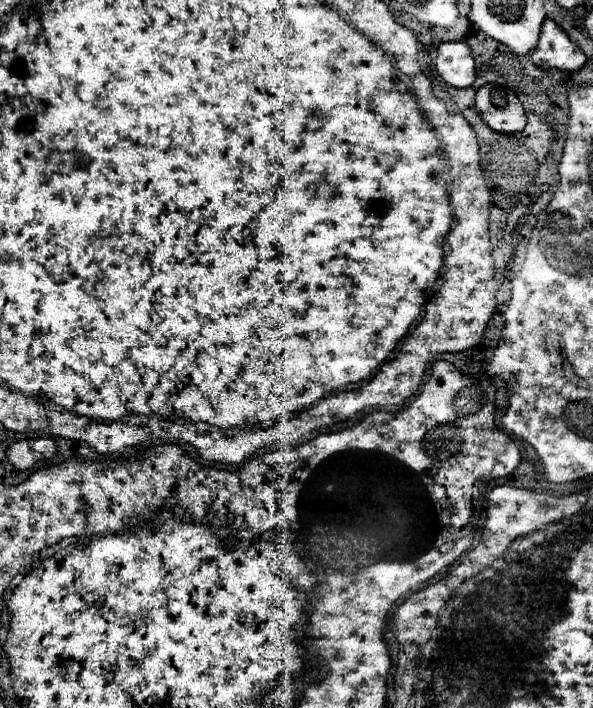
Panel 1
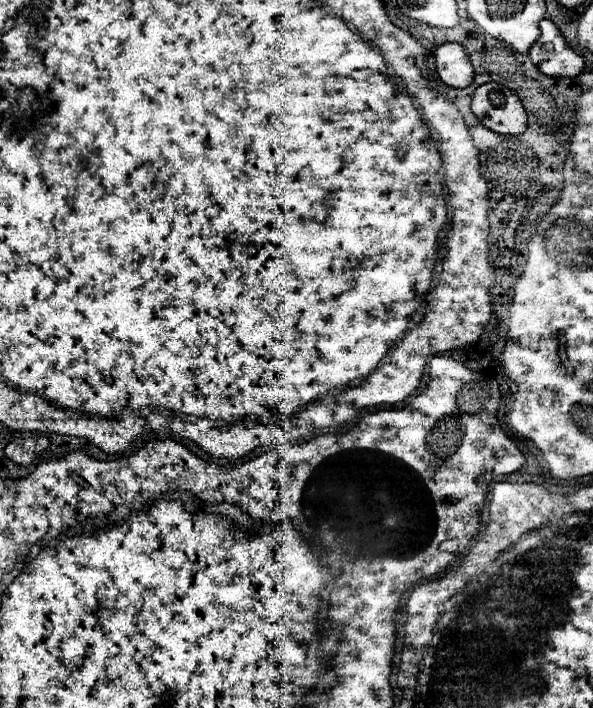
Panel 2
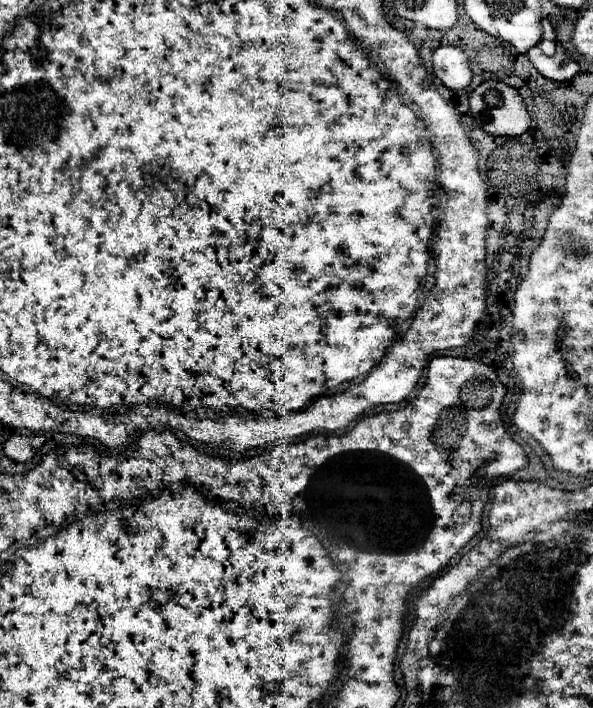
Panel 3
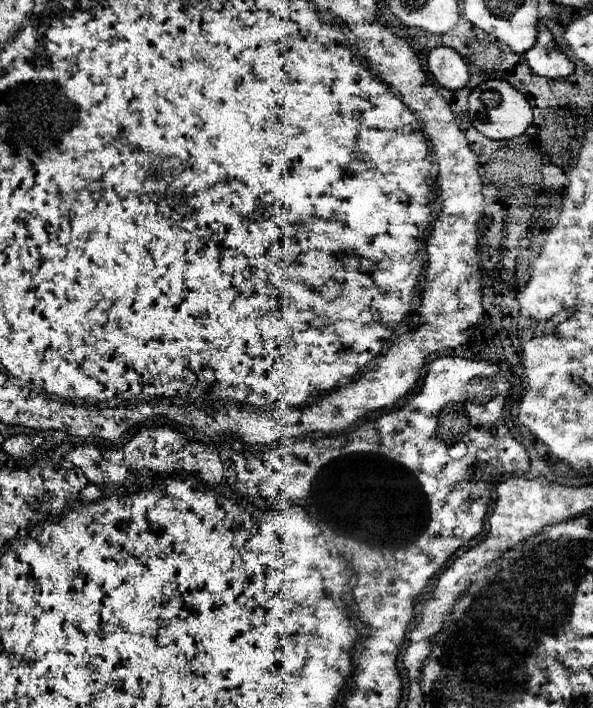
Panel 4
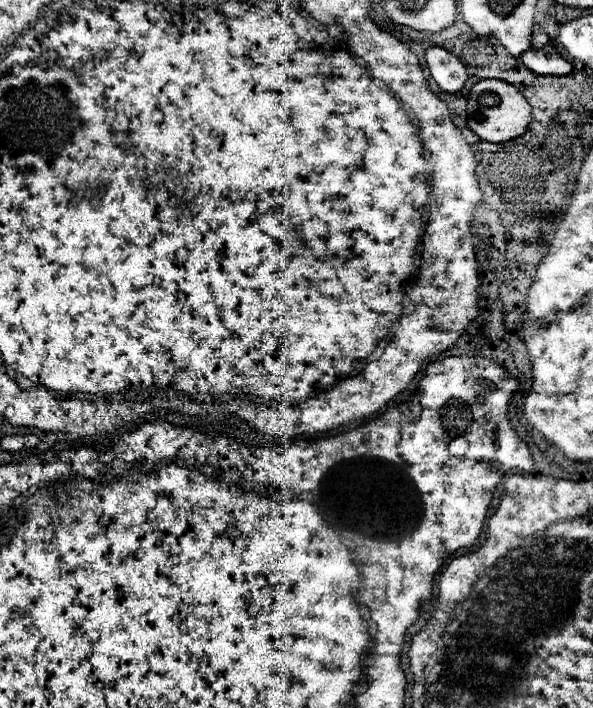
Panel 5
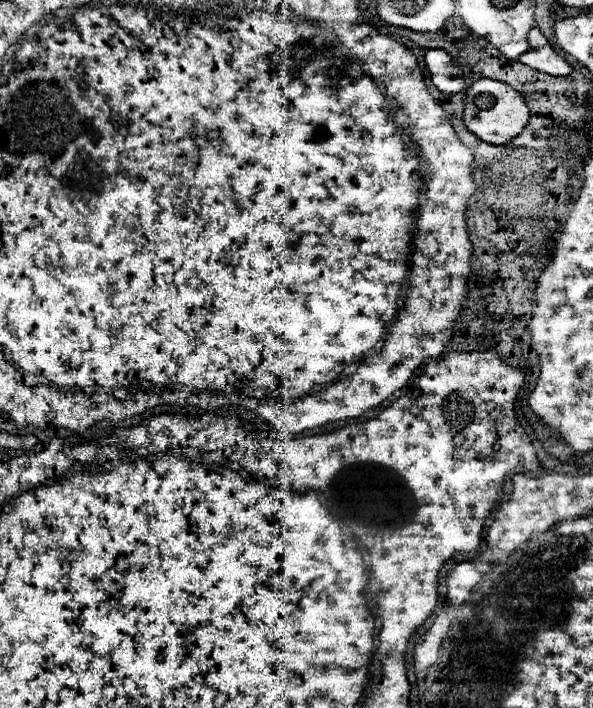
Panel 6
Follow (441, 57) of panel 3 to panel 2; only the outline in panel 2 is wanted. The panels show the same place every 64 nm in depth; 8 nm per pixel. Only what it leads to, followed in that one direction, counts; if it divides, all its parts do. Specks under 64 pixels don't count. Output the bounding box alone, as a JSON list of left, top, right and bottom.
[436,44,474,88]

